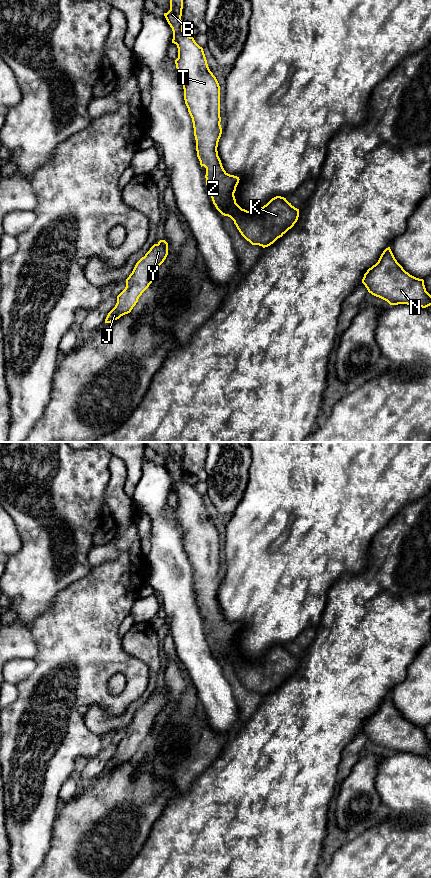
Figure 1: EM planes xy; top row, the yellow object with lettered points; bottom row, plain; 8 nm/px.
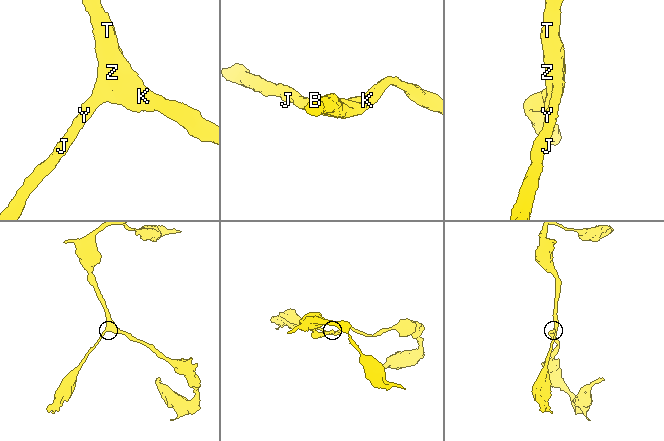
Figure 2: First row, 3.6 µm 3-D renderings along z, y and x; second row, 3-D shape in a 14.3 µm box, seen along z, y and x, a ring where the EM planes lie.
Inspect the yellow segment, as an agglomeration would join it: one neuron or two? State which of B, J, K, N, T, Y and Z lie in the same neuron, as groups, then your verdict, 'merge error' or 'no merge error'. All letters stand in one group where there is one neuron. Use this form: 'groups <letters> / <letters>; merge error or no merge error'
groups B J K N T Y Z; no merge error

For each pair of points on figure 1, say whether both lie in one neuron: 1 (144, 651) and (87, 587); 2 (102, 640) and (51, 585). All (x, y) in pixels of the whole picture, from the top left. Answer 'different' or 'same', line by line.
1: different
2: different

